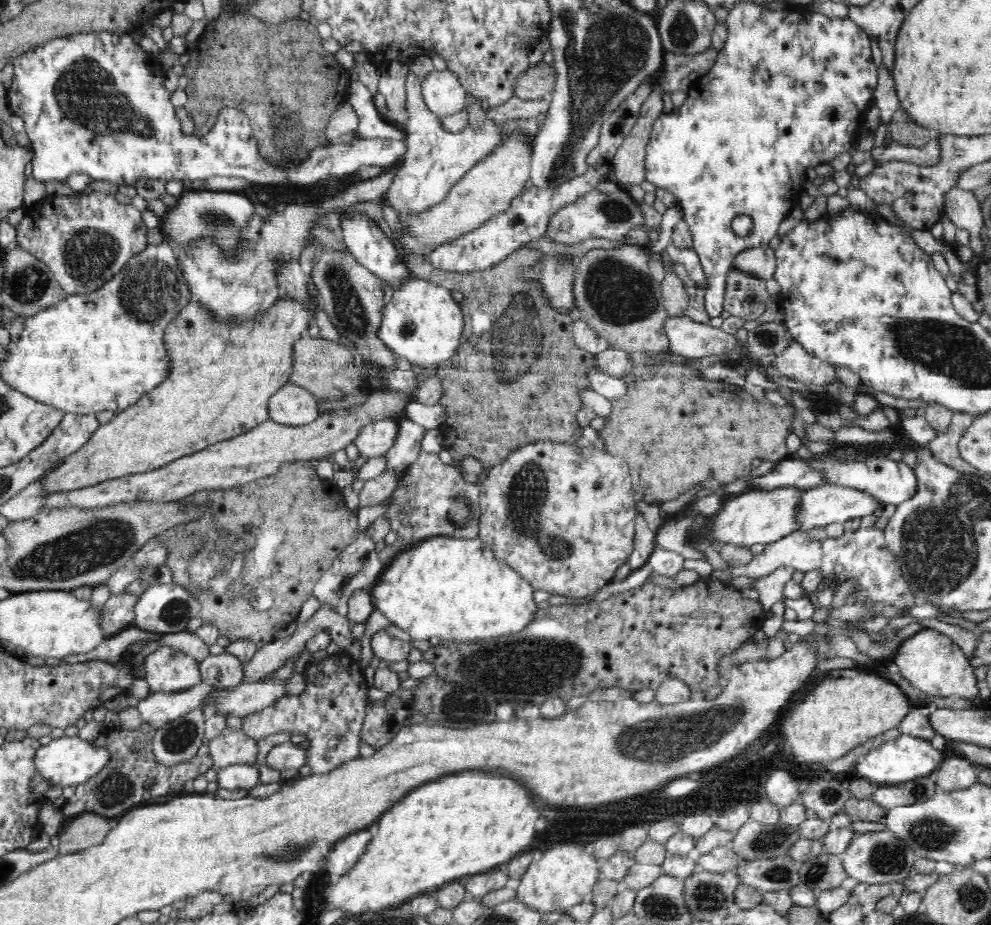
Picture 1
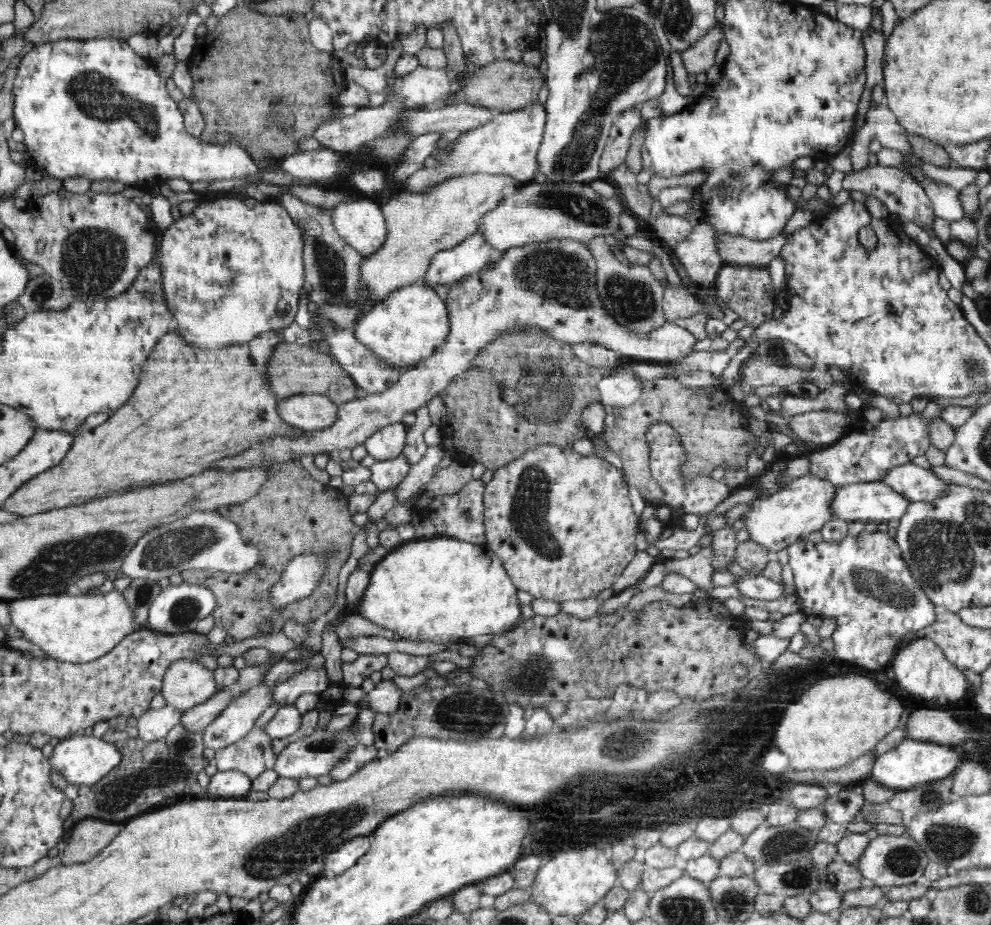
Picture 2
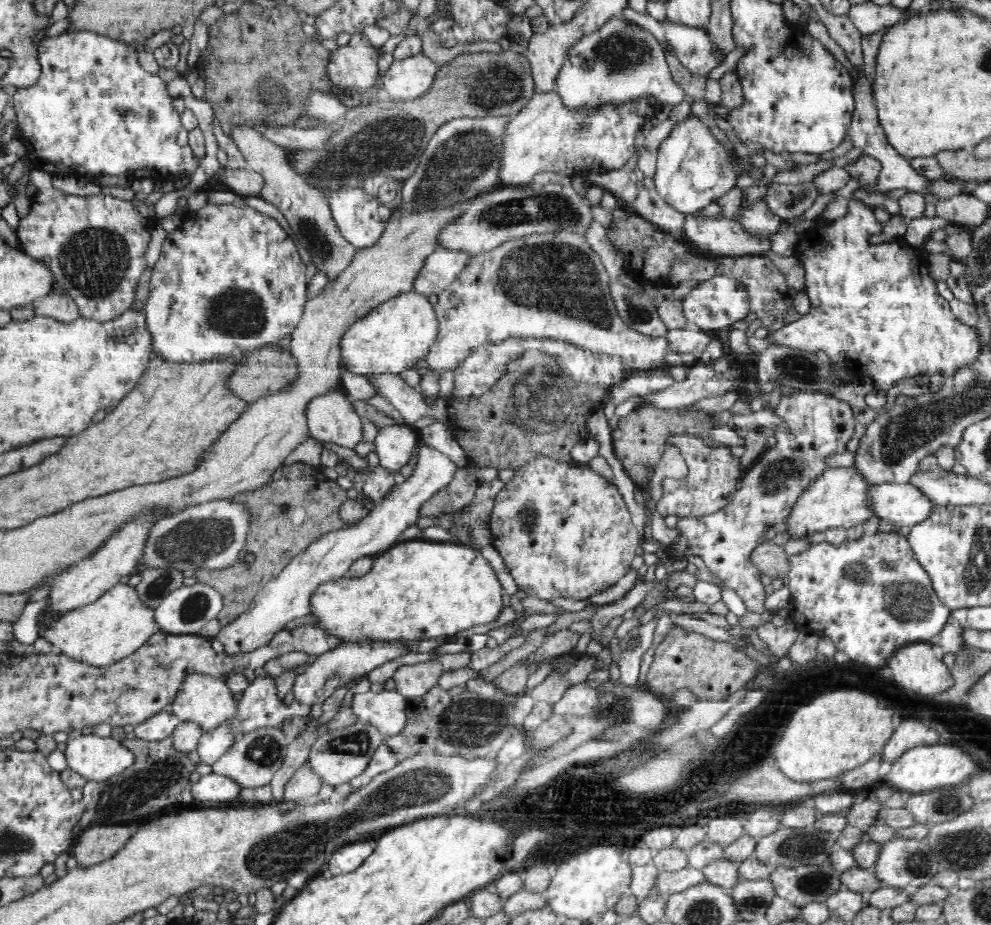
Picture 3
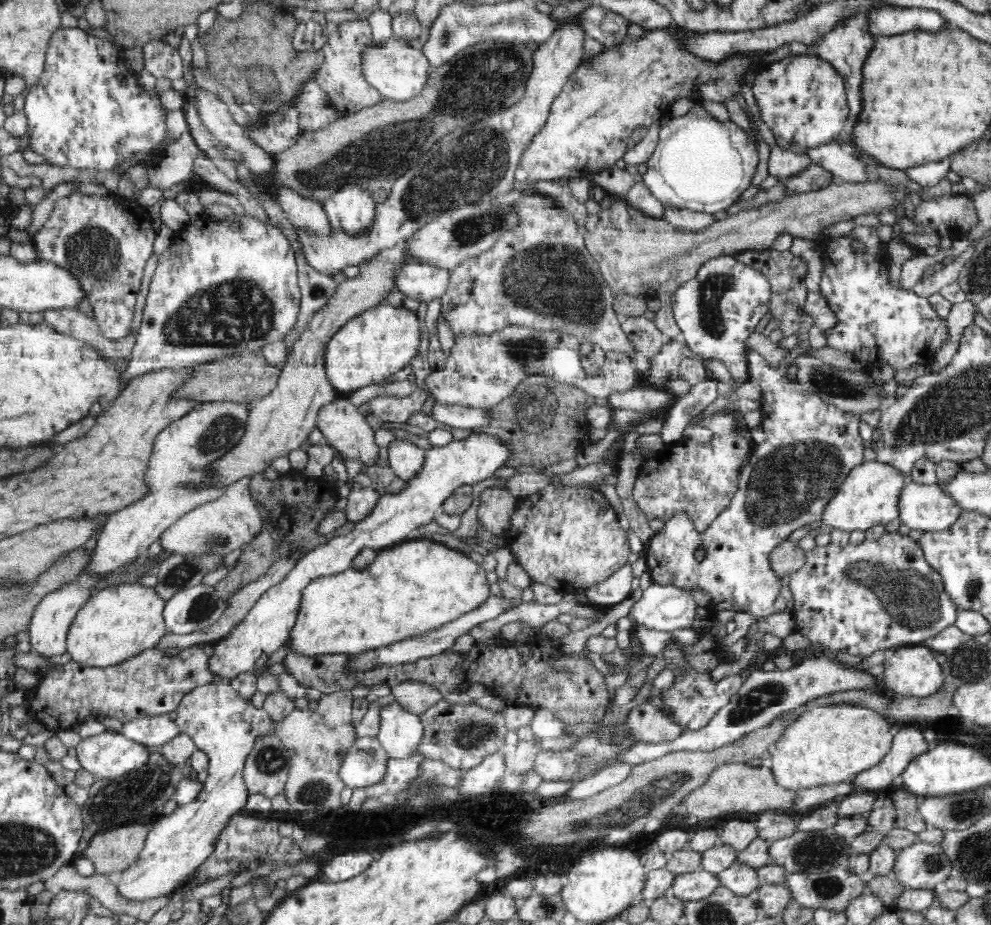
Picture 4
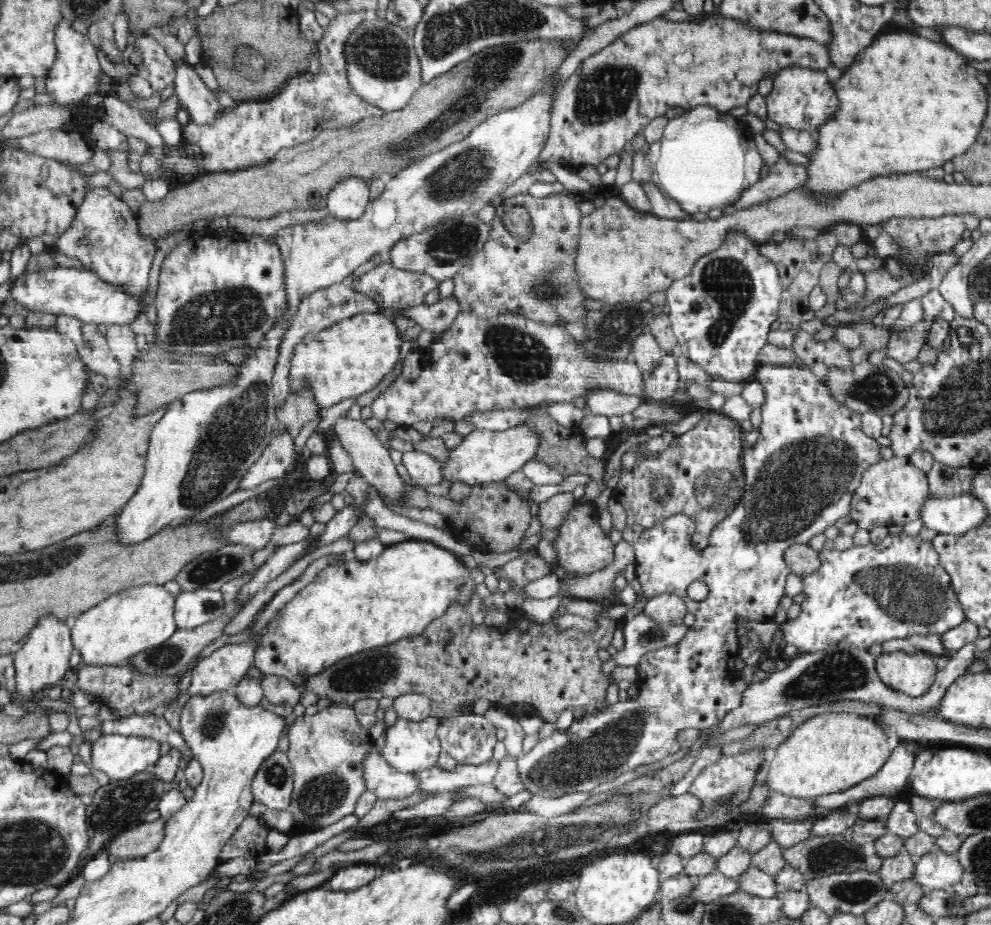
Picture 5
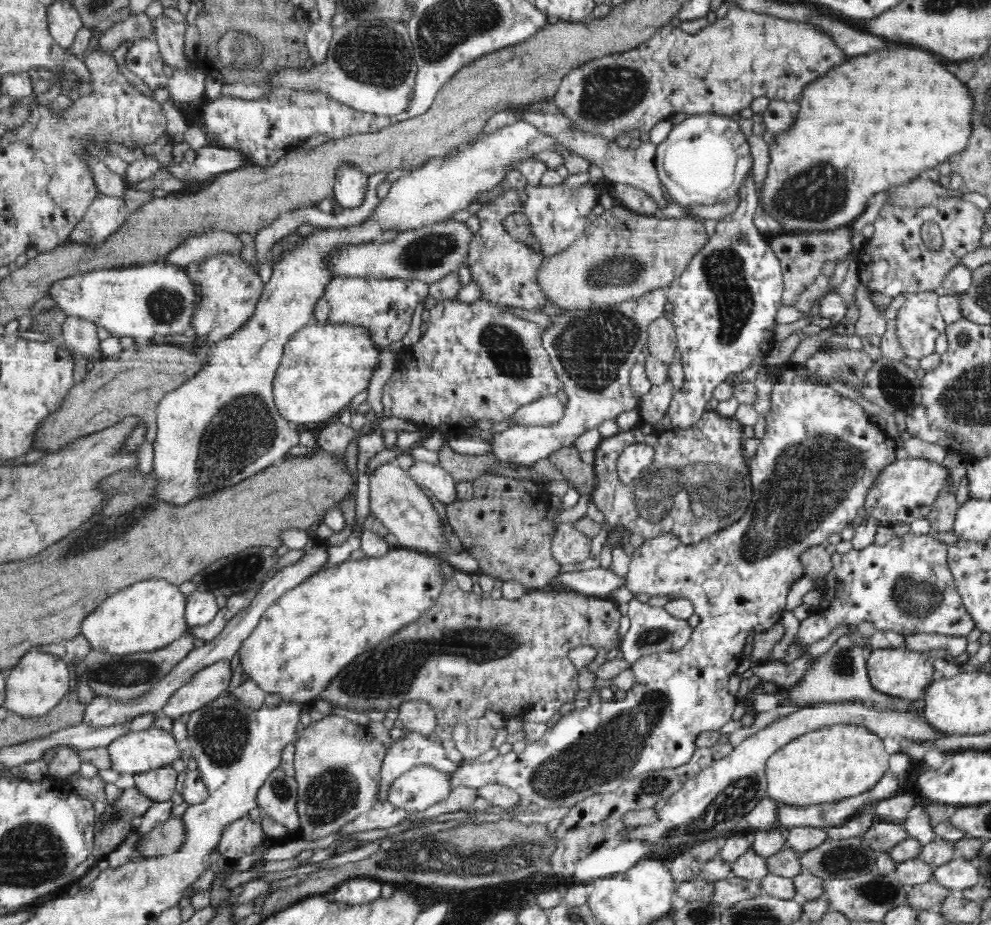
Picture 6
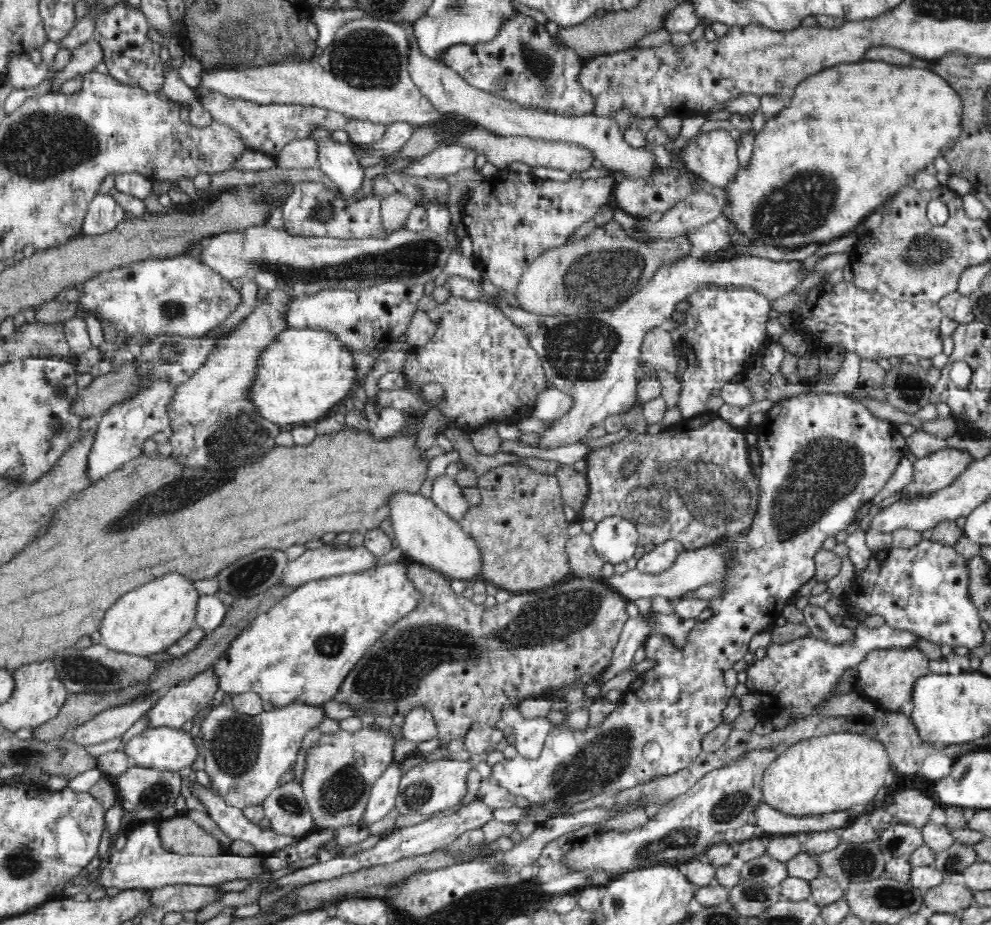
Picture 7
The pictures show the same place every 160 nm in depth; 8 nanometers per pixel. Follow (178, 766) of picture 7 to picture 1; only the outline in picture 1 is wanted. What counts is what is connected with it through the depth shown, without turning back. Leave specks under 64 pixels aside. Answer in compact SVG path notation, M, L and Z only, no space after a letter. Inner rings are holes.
M63 736L52 739L45 746L40 745L36 753L34 753L33 764L36 773L38 772L50 784L62 788L68 786L74 788L98 774L106 766L108 760L110 760L110 756L104 749L92 747L88 741L82 740L78 736Z

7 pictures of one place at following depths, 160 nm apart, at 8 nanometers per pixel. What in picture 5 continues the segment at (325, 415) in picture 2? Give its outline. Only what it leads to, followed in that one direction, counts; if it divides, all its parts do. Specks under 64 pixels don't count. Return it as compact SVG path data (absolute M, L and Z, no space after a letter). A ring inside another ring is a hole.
M350 416L338 417L334 426L335 440L337 440L344 450L350 455L353 460L355 468L359 474L364 476L366 482L373 486L380 498L386 502L400 502L404 506L404 502L401 498L401 490L403 489L404 480L397 473L397 466L394 465L392 459L390 459L390 453L388 448L384 448L384 444L380 442L380 438L374 434L370 426L366 426L362 420L352 420Z

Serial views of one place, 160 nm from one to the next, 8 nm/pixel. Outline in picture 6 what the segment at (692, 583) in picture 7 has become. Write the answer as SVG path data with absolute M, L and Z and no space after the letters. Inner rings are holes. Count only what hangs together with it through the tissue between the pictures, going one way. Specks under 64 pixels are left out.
M598 567L555 574L545 590L577 592L584 596L605 598L608 591L618 585L625 585L625 577L616 575L610 568Z

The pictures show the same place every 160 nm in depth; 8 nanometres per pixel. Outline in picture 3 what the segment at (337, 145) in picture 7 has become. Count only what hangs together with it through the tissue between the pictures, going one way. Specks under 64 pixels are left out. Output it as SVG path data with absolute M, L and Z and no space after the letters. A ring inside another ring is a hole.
M351 184L336 190L331 189L327 194L331 215L341 232L341 235L356 249L374 246L384 232L391 209L384 206L377 198L367 193L363 188Z

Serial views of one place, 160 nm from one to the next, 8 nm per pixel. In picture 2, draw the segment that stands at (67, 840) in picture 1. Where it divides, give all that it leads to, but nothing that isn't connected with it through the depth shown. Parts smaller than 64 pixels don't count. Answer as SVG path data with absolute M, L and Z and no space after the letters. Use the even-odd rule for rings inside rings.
M96 818L80 820L72 827L66 848L61 854L61 862L78 864L90 860L107 847L120 830L120 824L108 824Z

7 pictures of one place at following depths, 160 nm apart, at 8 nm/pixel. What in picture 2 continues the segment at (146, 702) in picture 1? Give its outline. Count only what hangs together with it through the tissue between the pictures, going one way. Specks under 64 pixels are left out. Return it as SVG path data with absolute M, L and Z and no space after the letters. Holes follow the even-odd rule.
M166 703L158 708L146 709L137 719L140 738L152 742L163 739L166 733L181 720L183 712Z

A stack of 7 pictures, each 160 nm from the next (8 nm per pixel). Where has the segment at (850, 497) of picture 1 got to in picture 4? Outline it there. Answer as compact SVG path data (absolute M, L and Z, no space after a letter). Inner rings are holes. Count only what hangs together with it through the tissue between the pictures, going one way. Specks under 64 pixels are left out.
M912 480L899 488L896 506L897 518L904 526L922 531L946 528L962 511L935 484L918 484Z

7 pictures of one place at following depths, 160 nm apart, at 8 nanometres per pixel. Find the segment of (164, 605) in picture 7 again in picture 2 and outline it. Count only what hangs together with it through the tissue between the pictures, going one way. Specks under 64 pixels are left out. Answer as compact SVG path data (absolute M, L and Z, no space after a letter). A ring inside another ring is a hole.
M114 589L96 595L81 594L72 590L60 594L25 596L7 601L7 605L10 626L14 626L22 634L22 638L38 646L46 655L62 662L90 662L111 651L127 634L143 627L133 622L131 608L121 593Z

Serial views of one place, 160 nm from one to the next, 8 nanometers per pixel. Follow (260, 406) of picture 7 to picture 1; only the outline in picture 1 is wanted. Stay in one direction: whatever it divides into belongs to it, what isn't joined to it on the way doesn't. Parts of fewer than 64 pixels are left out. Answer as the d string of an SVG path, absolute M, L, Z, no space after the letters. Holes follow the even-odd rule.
M412 278L401 290L394 291L392 301L383 309L383 324L381 329L381 338L388 344L389 348L392 348L393 352L396 352L397 357L406 358L413 367L416 367L418 370L429 370L429 369L438 369L442 363L446 363L452 357L454 357L459 349L463 346L463 339L465 336L465 319L464 312L461 306L461 302L456 302L452 292L440 284L435 284L430 282L430 280L419 280L418 278Z

